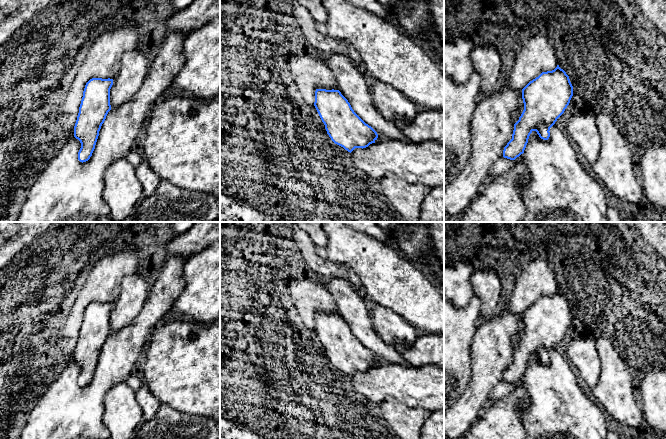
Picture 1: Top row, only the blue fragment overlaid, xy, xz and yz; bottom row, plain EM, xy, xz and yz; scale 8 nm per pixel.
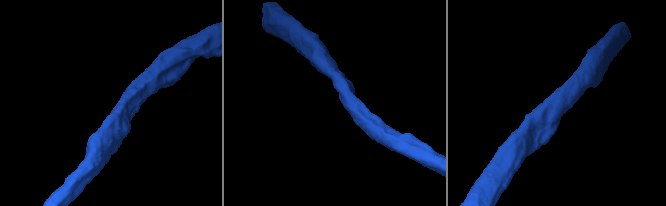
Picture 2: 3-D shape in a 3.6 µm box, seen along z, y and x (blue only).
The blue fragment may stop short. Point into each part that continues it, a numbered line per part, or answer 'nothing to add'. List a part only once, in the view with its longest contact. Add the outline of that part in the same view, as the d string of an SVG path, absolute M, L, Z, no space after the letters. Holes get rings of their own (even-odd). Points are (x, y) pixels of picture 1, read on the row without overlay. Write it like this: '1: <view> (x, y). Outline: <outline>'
nothing to add

